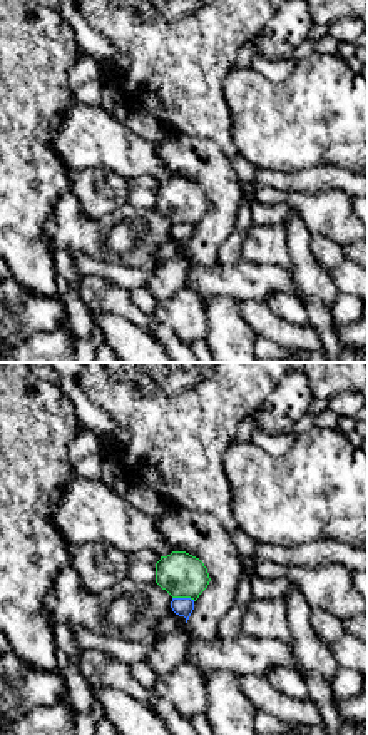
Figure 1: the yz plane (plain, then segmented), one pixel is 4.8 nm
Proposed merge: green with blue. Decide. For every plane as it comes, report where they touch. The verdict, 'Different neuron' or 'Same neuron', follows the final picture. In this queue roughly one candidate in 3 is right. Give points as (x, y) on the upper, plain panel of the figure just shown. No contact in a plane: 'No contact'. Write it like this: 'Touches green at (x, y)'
Touches green at (184, 223)

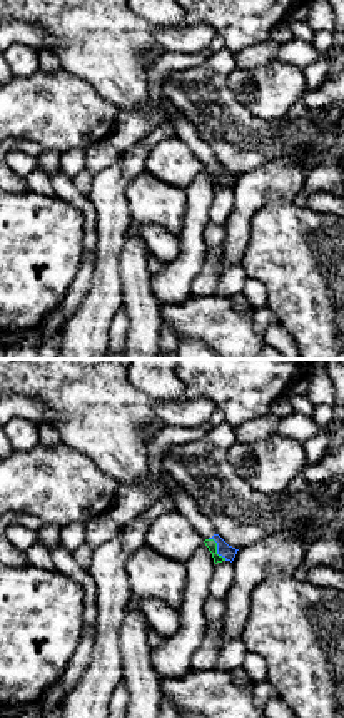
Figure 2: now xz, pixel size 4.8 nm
Touches green at (216, 176)

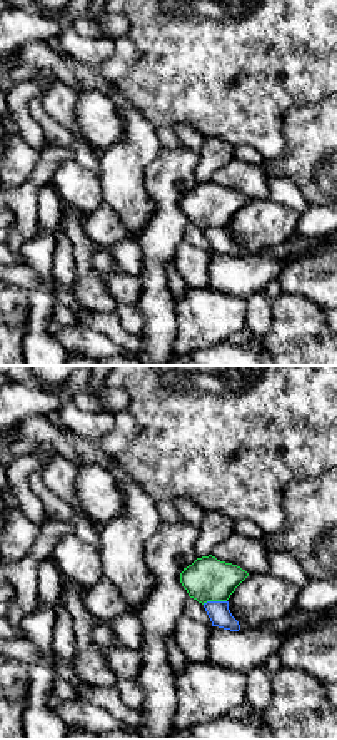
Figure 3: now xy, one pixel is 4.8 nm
Touches green at (214, 226)

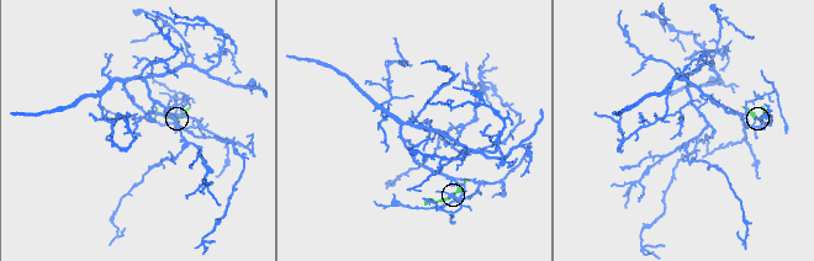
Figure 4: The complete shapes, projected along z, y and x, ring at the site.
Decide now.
Different neuron

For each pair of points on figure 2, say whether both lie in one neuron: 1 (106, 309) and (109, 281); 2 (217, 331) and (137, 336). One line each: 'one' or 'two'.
1: one
2: two

